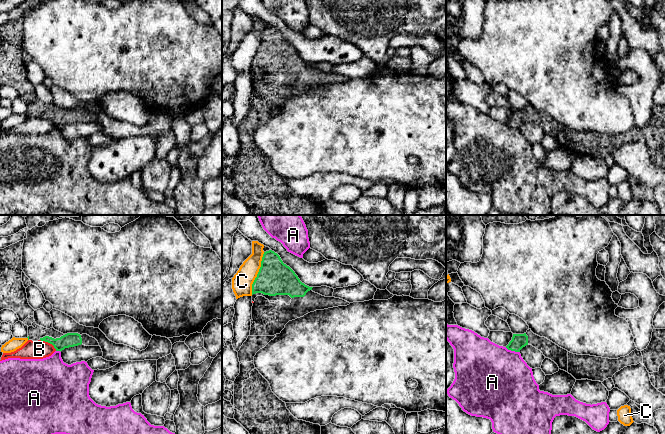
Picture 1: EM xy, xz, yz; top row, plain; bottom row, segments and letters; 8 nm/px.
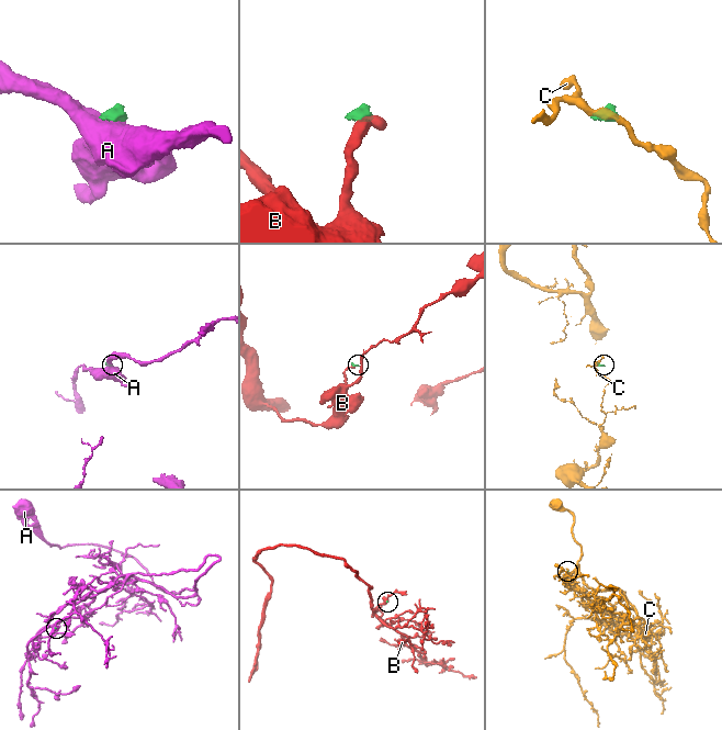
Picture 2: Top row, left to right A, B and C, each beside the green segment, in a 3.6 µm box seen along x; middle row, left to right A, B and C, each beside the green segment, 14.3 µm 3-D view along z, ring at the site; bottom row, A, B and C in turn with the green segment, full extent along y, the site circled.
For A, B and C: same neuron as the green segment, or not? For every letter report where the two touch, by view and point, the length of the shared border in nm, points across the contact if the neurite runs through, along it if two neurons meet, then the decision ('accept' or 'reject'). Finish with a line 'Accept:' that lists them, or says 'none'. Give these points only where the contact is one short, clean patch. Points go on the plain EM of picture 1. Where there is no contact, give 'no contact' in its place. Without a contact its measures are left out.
A: contact yz (512, 126); length 130 nm; border yz (505, 123), (519, 128); reject
B: contact xy (49, 118); length 160 nm; border xy (40, 115), (49, 118), (56, 126); reject
C: contact xz (258, 49); length 360 nm; border xz (264, 28), (261, 34), (261, 42), (252, 60), (251, 70); reject
Accept: none

